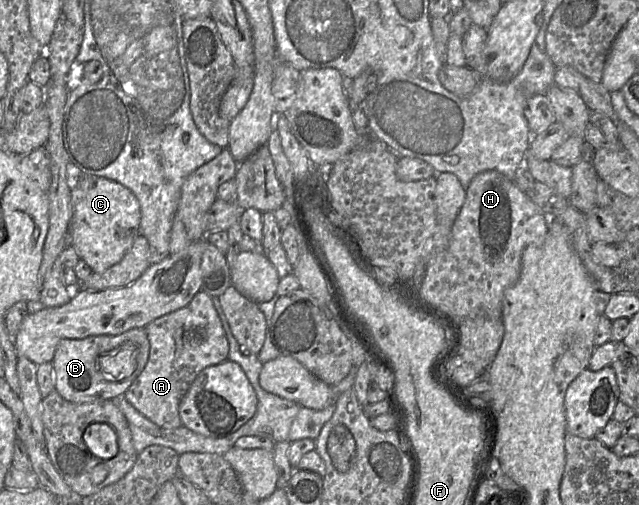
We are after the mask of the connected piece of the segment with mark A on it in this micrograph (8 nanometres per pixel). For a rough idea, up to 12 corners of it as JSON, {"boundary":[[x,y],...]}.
{"boundary":[[212,297],[153,320],[144,370],[124,396],[181,427],[198,374],[228,359]]}

